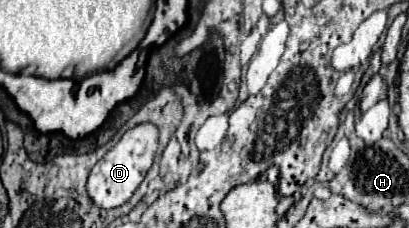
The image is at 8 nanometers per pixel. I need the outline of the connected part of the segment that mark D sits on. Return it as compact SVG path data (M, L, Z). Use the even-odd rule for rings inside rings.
M139 123L133 129L129 129L119 139L119 143L95 163L95 167L89 173L87 191L93 203L99 205L101 209L113 209L127 203L135 193L135 189L141 185L149 167L153 165L157 143L159 143L159 131L157 127L153 127L153 123Z

